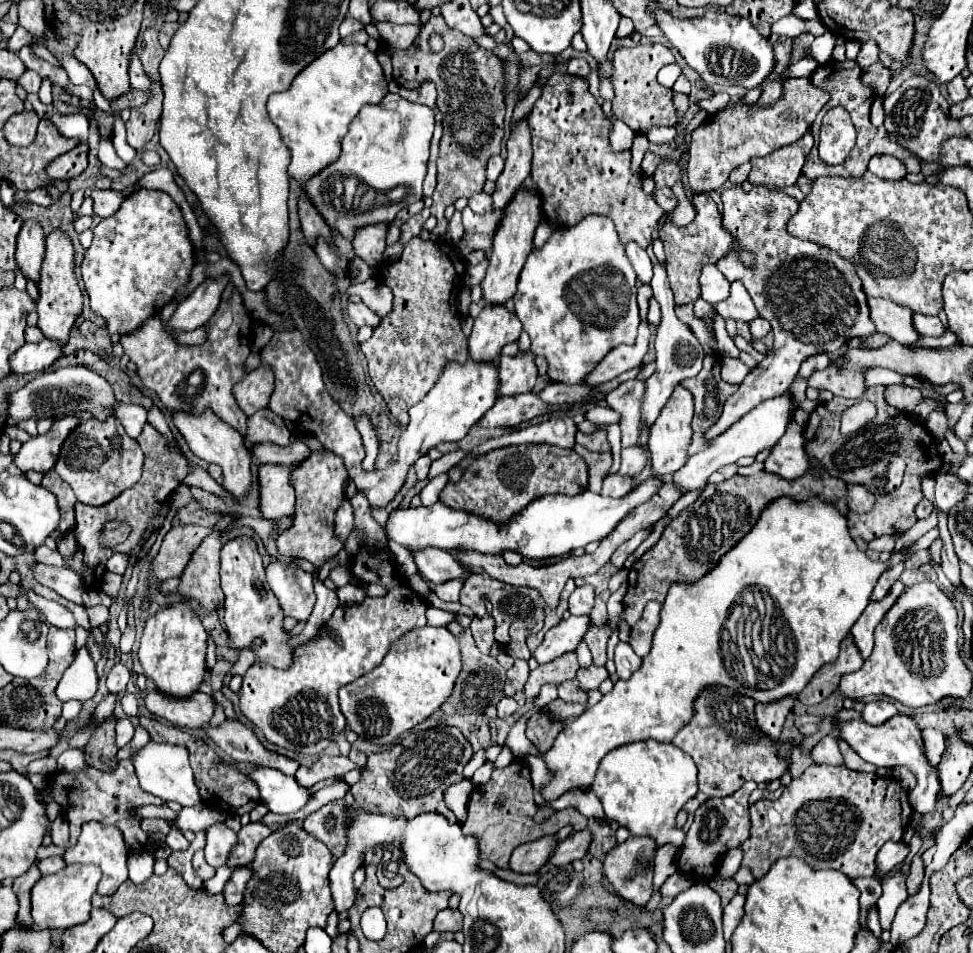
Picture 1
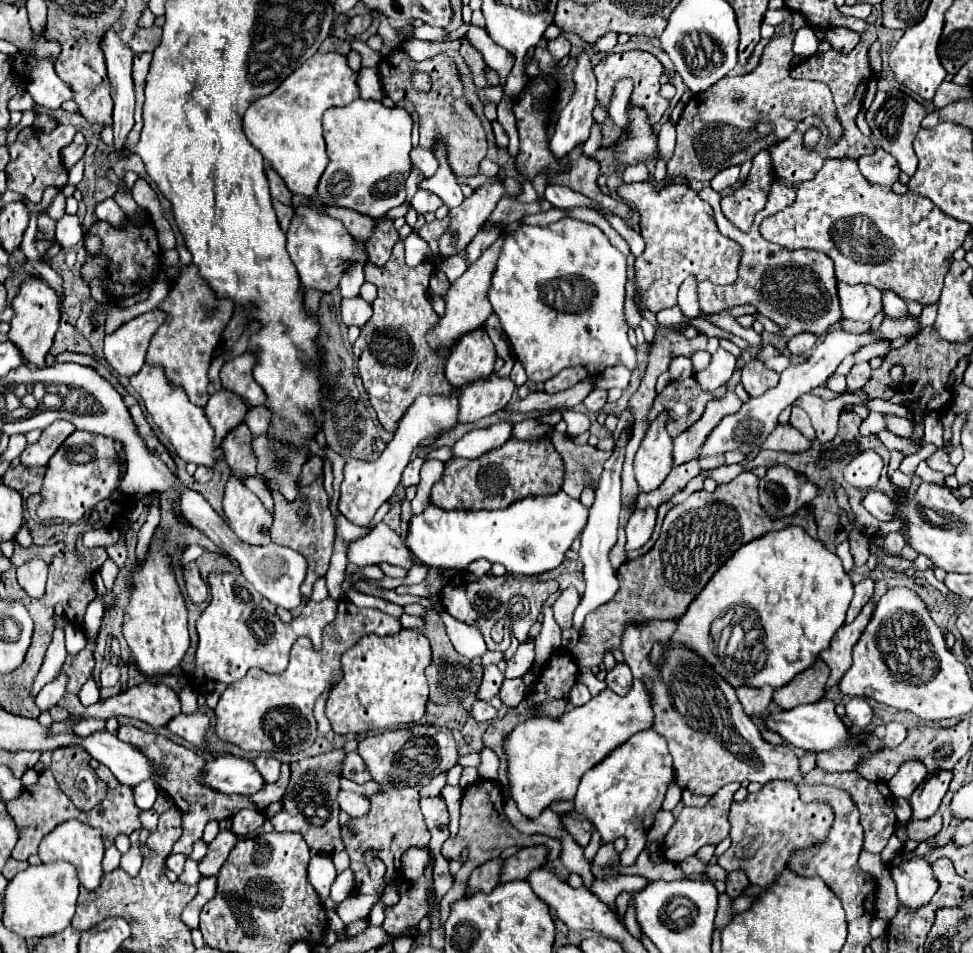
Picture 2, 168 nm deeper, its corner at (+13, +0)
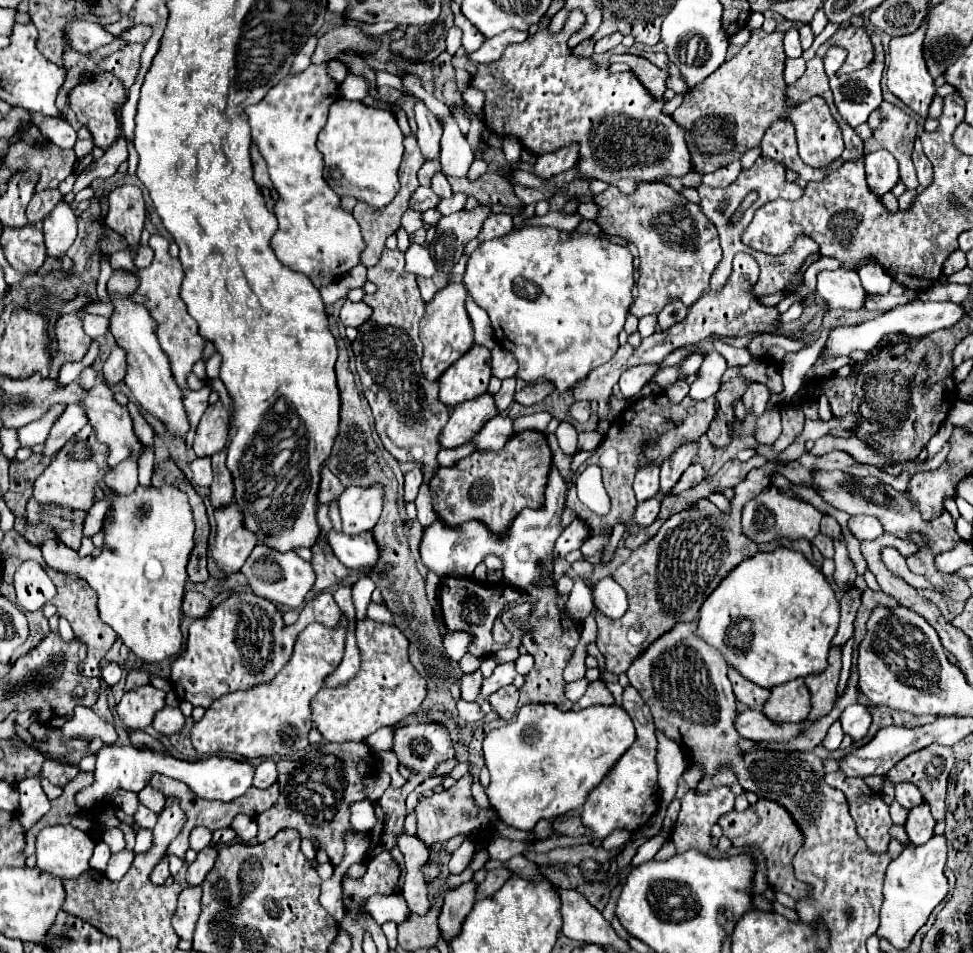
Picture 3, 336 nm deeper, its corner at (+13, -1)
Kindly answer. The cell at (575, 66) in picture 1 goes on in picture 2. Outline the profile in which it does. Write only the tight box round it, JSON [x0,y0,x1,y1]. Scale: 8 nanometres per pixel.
[548,35,570,61]

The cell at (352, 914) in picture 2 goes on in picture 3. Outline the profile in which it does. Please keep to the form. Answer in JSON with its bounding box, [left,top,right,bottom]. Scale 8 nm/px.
[366,894,410,924]

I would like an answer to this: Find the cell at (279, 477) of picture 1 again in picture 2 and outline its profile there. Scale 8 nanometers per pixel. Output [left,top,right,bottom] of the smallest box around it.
[224,477,272,545]

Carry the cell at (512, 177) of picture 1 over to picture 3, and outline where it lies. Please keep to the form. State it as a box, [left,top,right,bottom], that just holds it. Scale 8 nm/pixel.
[428,206,490,272]

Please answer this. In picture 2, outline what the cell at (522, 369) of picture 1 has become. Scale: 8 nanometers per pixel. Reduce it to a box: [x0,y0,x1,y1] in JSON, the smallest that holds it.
[460,371,516,423]

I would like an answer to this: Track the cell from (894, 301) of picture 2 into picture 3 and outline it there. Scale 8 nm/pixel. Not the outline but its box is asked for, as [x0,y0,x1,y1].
[858,264,892,292]

